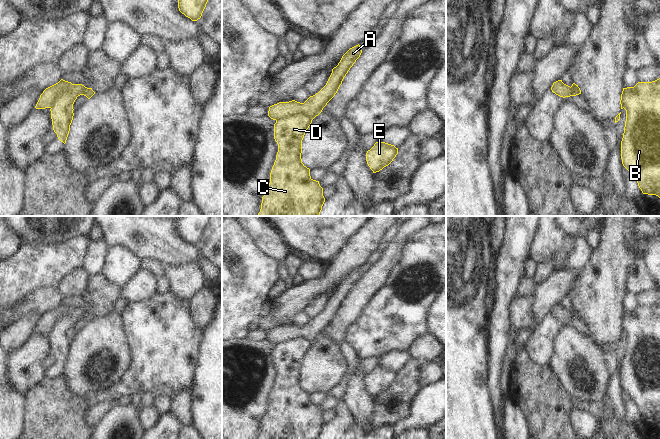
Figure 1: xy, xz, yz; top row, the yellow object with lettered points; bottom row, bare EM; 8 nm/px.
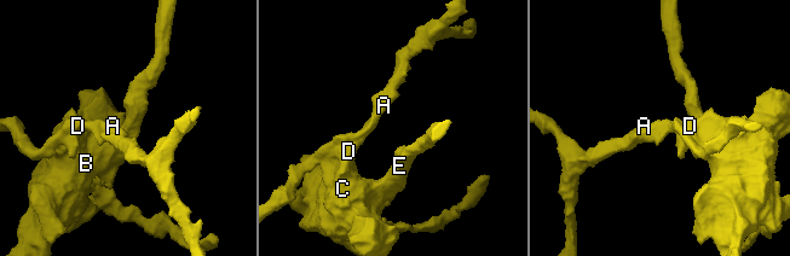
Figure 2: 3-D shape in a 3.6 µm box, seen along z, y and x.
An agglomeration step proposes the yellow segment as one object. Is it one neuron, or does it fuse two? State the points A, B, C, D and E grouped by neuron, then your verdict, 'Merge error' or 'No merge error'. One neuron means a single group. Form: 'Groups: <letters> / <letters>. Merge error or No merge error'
Groups: A / B C D E. Merge error

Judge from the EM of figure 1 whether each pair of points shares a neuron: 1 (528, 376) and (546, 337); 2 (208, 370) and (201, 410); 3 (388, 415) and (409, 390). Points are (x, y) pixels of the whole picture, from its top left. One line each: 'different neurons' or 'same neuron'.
1: different neurons
2: same neuron
3: same neuron

